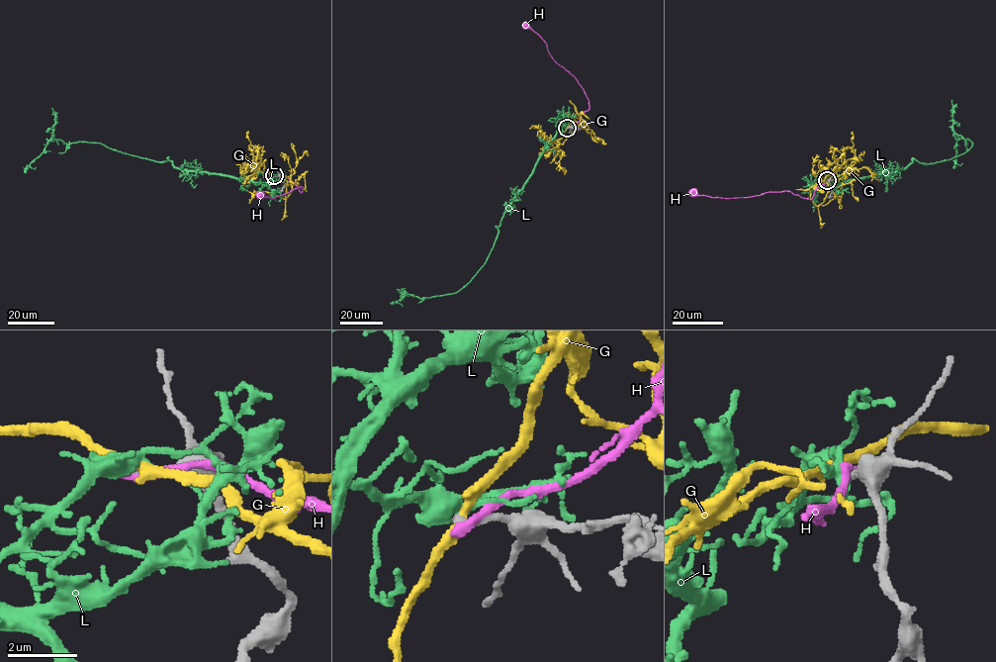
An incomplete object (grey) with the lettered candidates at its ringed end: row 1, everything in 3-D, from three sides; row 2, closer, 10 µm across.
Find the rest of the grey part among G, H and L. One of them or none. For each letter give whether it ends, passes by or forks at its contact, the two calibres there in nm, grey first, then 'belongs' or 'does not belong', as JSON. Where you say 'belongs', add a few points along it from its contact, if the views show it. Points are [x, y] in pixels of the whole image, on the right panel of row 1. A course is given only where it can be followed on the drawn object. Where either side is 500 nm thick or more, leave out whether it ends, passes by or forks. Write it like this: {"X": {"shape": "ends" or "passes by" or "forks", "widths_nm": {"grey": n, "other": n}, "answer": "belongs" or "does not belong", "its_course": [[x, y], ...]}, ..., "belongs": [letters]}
{"G": {"shape": "passes by", "widths_nm": {"grey": 200, "other": 280}, "answer": "does not belong"}, "H": {"shape": "ends", "widths_nm": {"grey": 240, "other": 360}, "answer": "does not belong"}, "L": {"shape": "forks", "widths_nm": {"grey": 200, "other": 360}, "answer": "does not belong"}, "belongs": []}

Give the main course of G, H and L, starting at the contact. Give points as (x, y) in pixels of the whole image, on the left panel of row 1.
G: (274, 175), (287, 181), (286, 200), (261, 191), (252, 194), (240, 187)
H: (275, 176), (287, 178), (303, 192), (302, 186), (275, 198), (259, 195)
L: (274, 175), (265, 183), (240, 180), (99, 142), (51, 140), (31, 163), (36, 167)

